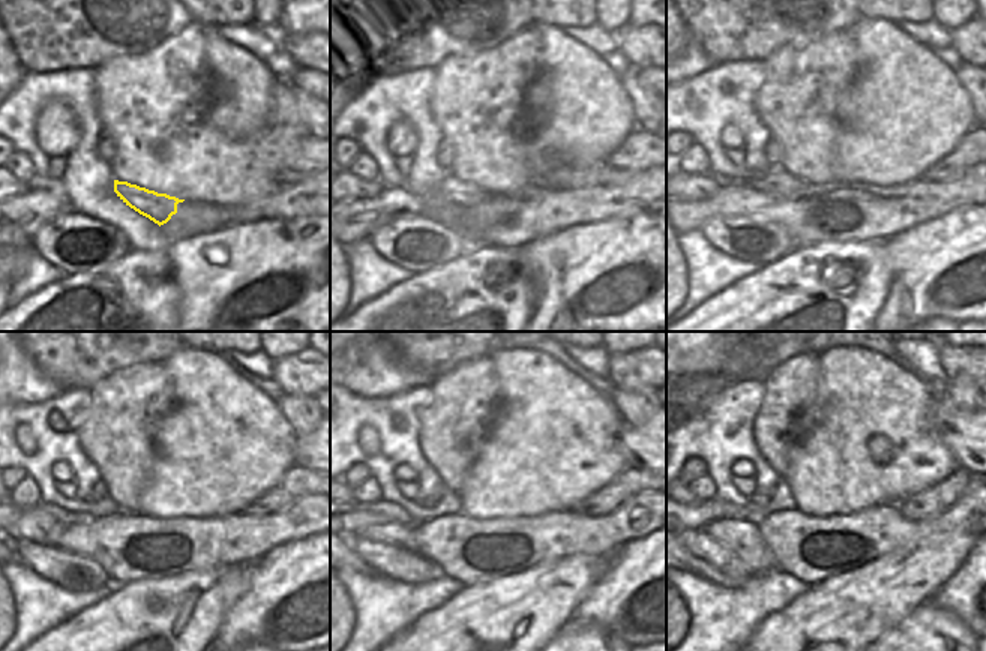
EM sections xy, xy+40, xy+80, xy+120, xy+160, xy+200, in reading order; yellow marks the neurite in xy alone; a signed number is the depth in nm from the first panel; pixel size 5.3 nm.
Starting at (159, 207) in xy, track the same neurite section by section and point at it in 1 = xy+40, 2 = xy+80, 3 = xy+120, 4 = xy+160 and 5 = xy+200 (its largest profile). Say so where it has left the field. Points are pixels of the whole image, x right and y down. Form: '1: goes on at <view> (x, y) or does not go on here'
1: goes on at xy+40 (453, 189)
2: goes on at xy+80 (782, 183)
3: goes on at xy+120 (63, 516)
4: goes on at xy+160 (393, 512)
5: goes on at xy+200 (733, 512)

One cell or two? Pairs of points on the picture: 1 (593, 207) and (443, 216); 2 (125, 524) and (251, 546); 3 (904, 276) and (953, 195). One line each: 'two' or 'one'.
1: one
2: one
3: two

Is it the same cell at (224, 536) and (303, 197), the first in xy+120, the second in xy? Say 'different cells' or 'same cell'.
same cell

